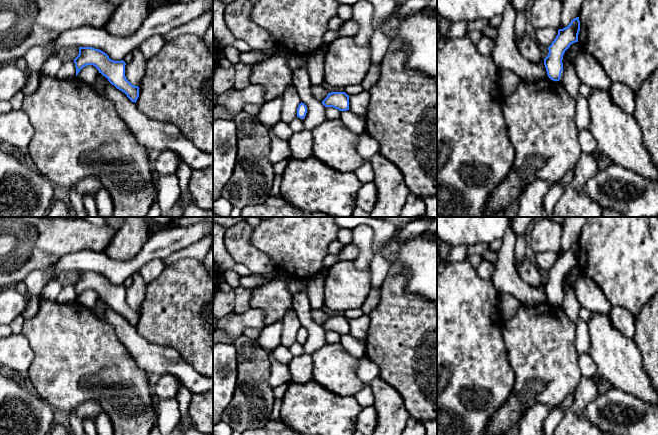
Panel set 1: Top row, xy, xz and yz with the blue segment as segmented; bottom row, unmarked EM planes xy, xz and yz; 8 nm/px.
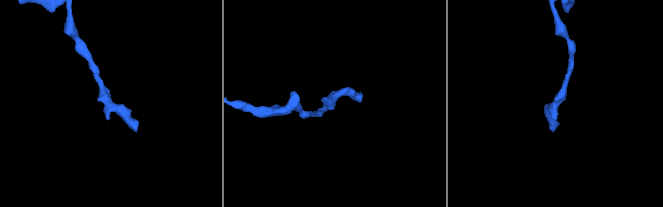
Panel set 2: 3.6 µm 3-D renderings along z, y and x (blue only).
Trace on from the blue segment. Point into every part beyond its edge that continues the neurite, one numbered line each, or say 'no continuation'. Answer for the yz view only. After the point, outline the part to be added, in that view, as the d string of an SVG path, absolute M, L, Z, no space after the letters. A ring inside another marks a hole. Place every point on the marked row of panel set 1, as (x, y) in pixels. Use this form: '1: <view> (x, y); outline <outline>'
no continuation

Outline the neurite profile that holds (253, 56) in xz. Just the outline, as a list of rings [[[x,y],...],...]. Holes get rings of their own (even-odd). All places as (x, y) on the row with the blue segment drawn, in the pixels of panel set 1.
[[[251,50],[240,54],[240,62],[245,64],[254,64],[262,59],[264,59],[264,54],[261,50]]]

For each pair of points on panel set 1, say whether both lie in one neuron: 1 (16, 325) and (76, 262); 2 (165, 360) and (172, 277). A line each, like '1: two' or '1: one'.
1: two
2: two

